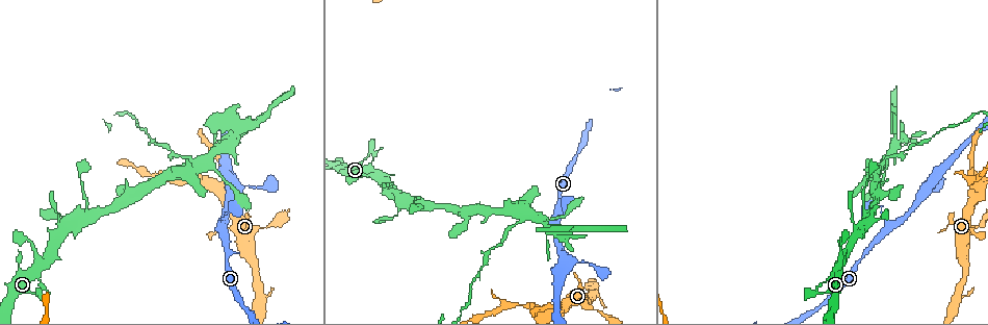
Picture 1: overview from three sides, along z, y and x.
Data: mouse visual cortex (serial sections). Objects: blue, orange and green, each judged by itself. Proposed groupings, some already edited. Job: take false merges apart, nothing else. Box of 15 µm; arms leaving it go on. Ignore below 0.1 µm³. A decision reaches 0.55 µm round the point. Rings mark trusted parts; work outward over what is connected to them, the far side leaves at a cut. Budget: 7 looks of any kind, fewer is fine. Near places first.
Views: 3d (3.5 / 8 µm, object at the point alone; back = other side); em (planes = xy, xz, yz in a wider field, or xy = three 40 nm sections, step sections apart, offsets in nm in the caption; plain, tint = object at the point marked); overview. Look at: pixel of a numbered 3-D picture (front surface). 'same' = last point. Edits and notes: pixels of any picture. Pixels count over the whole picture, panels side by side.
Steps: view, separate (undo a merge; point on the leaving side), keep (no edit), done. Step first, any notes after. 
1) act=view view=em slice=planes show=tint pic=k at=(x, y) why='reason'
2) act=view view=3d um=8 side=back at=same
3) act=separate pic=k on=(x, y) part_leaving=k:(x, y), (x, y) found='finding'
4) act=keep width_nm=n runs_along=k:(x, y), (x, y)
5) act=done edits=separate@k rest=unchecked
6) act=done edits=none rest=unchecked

act=view view=3d um=3.5 pic=1 at=(426, 205) why='side arm on a straight run'

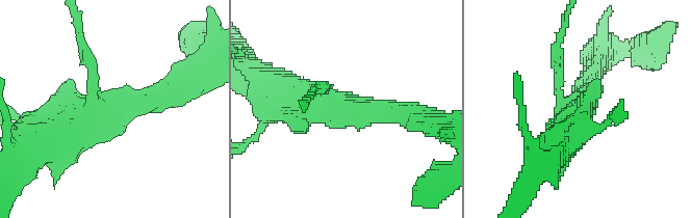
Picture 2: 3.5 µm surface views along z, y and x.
act=view view=em slice=xy step=1 show=tint pic=2 at=(105, 107)

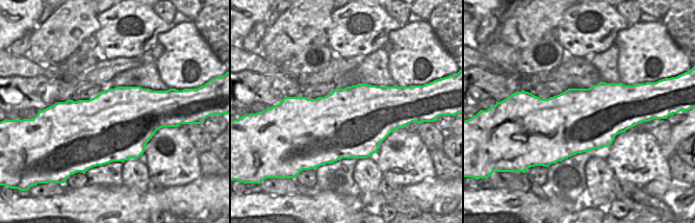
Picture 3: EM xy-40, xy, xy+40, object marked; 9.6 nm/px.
act=keep runs_along=2:(37, 144), (104, 106), (158, 97) found='all the same cell'

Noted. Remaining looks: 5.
act=view view=em slice=planes show=tint pic=1 at=(883, 166) why='four-way junction'

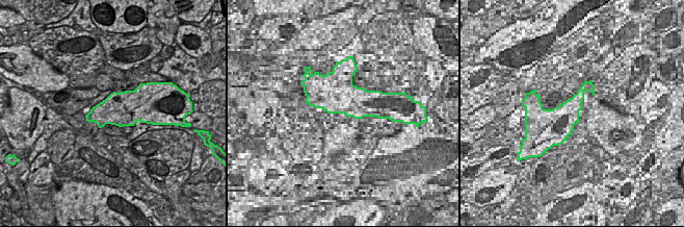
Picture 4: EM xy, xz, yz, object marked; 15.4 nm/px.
act=view view=3d um=3.5 side=back at=same why='see where the arms go'

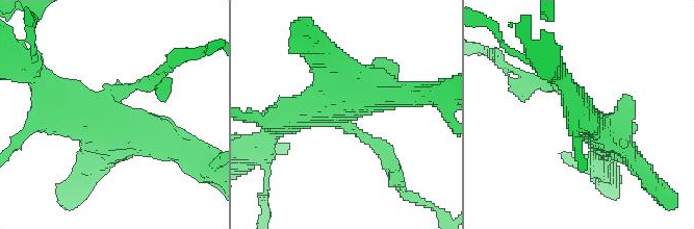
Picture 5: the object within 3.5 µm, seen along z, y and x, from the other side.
act=separate pic=5 on=(379, 143) width_nm=550 part_leaving=5:(349, 125), (387, 154), (406, 194) found='two cells meet here'

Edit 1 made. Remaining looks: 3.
act=view view=overview

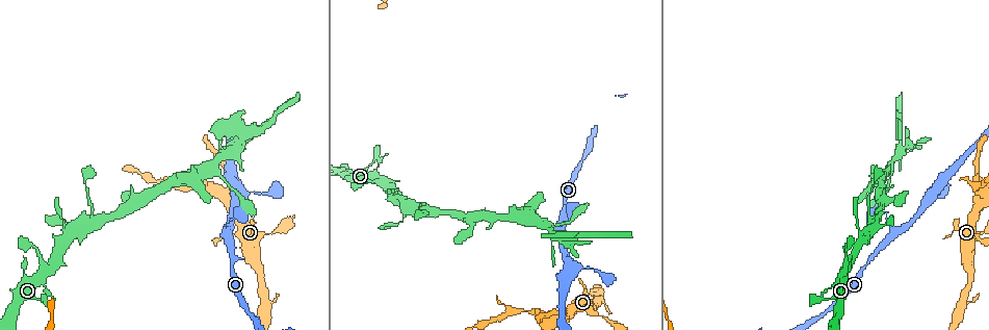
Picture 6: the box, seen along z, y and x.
act=view view=3d um=3.5 pic=6 at=(232, 150) why='calibre changes'

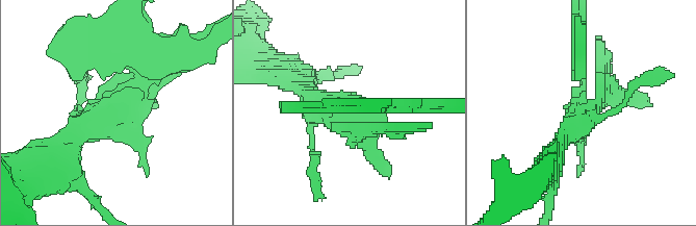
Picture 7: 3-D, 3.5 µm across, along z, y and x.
act=view view=em slice=xy step=3 show=tint pic=7 at=(120, 111)

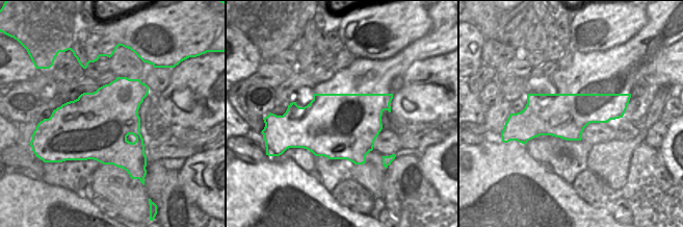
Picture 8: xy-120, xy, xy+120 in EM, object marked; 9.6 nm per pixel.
act=keep runs_along=7:(66, 146), (172, 69) found='continuous, no second cell'

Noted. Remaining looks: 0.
act=done edits=separate@5 rest=unchecked

